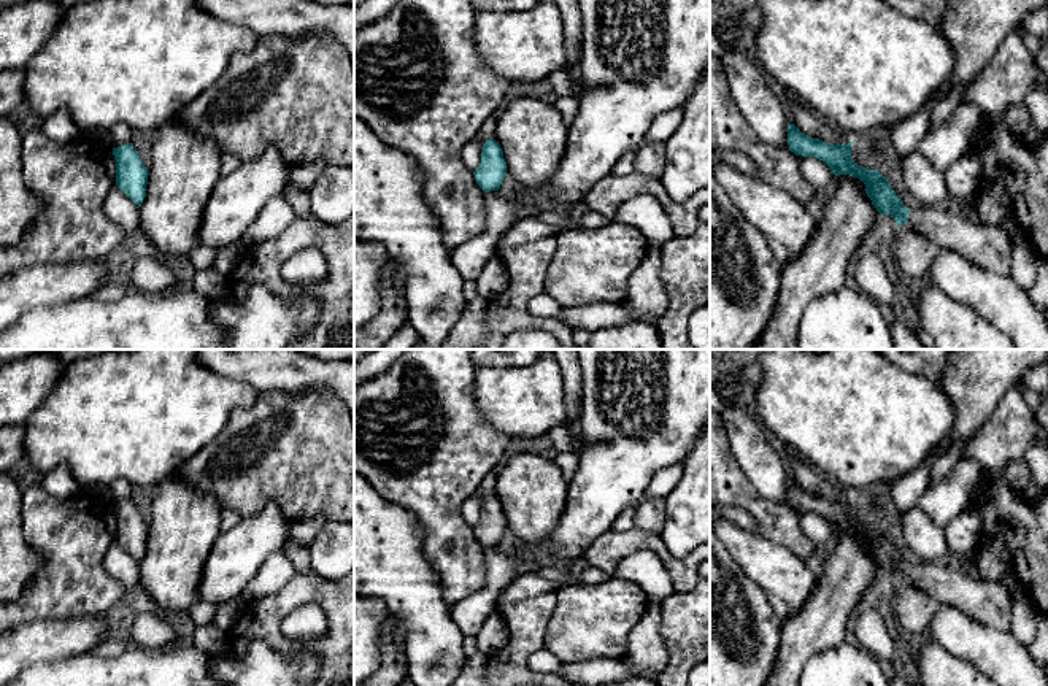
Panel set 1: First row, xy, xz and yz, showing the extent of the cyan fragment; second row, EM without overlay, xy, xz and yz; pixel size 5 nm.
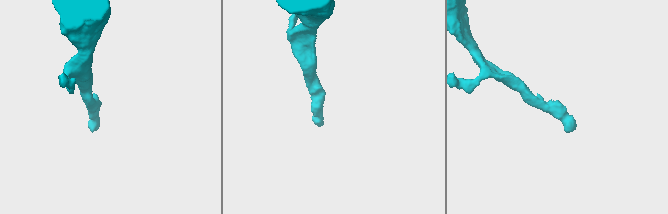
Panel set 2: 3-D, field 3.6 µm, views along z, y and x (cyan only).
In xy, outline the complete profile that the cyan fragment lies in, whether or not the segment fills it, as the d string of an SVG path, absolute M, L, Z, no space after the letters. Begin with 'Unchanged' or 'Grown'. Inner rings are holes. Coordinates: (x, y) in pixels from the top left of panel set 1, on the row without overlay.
Unchanged. M132 499L113 503L116 541L138 562L146 553L148 524Z

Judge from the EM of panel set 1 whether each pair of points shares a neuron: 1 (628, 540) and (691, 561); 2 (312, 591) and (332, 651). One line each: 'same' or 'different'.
1: same
2: same

